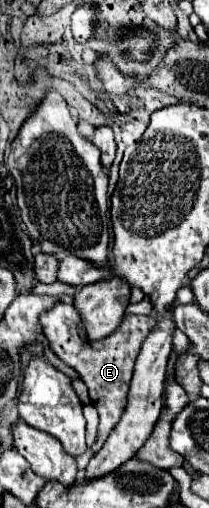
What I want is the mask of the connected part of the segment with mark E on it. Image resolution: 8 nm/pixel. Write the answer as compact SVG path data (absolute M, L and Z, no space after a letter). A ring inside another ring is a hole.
M57 303L57 307L51 307L41 315L41 327L45 337L49 339L49 347L63 359L67 365L77 369L81 373L81 379L89 387L91 403L99 411L99 433L97 441L93 443L93 451L99 451L109 437L109 433L119 423L125 405L127 405L127 393L129 383L133 377L133 365L137 359L137 353L141 349L141 343L149 335L149 331L155 327L155 319L147 315L129 315L123 319L123 323L105 339L101 341L87 341L83 321L73 305Z

